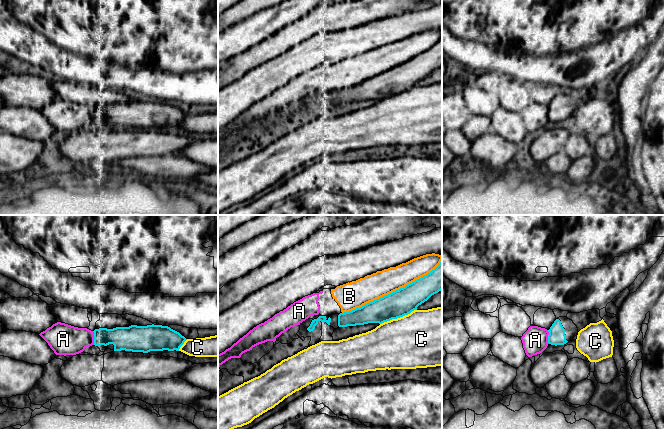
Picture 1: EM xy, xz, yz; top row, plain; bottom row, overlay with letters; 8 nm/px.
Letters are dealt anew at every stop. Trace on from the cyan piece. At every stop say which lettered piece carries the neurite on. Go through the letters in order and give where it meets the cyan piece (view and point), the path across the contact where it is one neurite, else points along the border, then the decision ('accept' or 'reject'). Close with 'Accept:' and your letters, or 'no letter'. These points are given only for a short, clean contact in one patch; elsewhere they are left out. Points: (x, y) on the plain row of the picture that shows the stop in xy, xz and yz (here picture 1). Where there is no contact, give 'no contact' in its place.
A: xy (94, 114) | along xy (92, 107), (94, 120) | reject
B: xz (392, 68) | reject
C: xz (398, 93) | reject
Accept: no letter

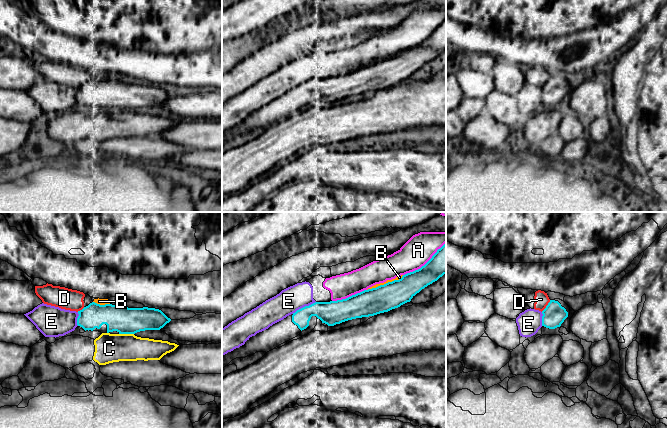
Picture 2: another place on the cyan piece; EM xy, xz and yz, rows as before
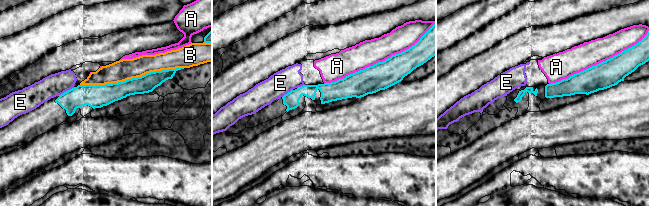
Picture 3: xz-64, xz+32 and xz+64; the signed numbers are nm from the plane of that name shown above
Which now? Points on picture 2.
A: xz (425, 40) | reject
B: xz (386, 59) | reject
C: xy (126, 109) | reject
D: yz (546, 82) | along yz (550, 76), (541, 87) | reject
E: xz (303, 83) | along xz (315, 77), (292, 89) | reject
Accept: no letter

